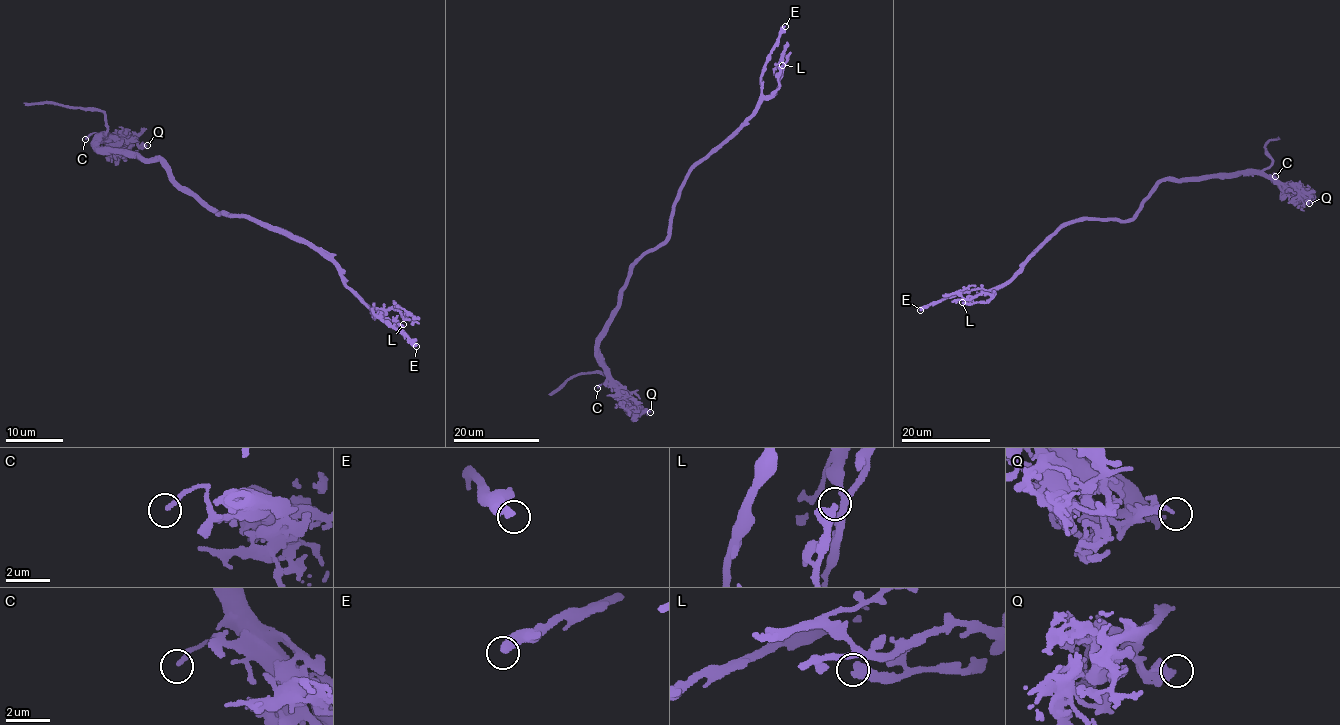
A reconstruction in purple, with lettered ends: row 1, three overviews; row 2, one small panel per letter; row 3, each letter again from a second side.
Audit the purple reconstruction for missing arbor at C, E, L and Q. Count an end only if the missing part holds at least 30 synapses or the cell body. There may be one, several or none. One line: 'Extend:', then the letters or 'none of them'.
Extend: none of them

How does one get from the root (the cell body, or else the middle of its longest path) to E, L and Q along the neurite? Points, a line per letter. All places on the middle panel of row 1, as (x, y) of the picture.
E: (668, 228), (672, 205), (686, 173), (753, 112), (760, 95), (761, 71), (766, 57), (785, 26)
L: (668, 228), (672, 205), (686, 173), (737, 130), (755, 105), (779, 87), (782, 65)
Q: (668, 228), (668, 237), (630, 269), (619, 306), (598, 342), (598, 359), (607, 377), (641, 410), (650, 412)

